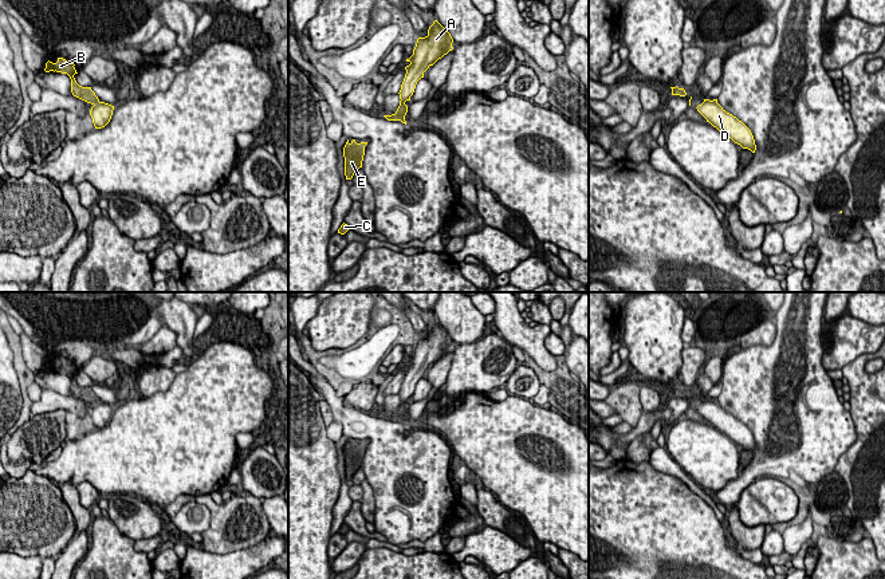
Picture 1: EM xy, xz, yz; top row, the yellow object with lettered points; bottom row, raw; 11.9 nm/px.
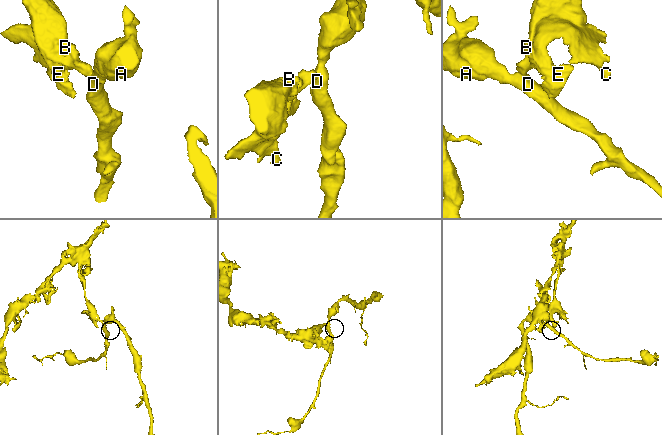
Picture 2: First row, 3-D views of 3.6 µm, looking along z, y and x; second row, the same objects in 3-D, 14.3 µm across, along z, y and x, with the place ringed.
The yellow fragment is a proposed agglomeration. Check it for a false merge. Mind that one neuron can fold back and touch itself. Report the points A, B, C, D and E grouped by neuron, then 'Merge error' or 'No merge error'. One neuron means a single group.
Groups: A D / B C E. Merge error

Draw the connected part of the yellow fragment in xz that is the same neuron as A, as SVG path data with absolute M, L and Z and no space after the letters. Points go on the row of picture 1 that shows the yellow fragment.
M437 20L429 27L425 38L417 39L413 55L406 59L410 64L405 67L406 74L398 92L401 101L396 115L402 123L406 125L408 106L405 102L410 101L417 82L424 78L424 72L430 66L453 50L452 43L451 34Z

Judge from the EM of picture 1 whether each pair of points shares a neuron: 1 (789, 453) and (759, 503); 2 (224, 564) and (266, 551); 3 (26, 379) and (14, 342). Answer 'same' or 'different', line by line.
1: different
2: same
3: same

